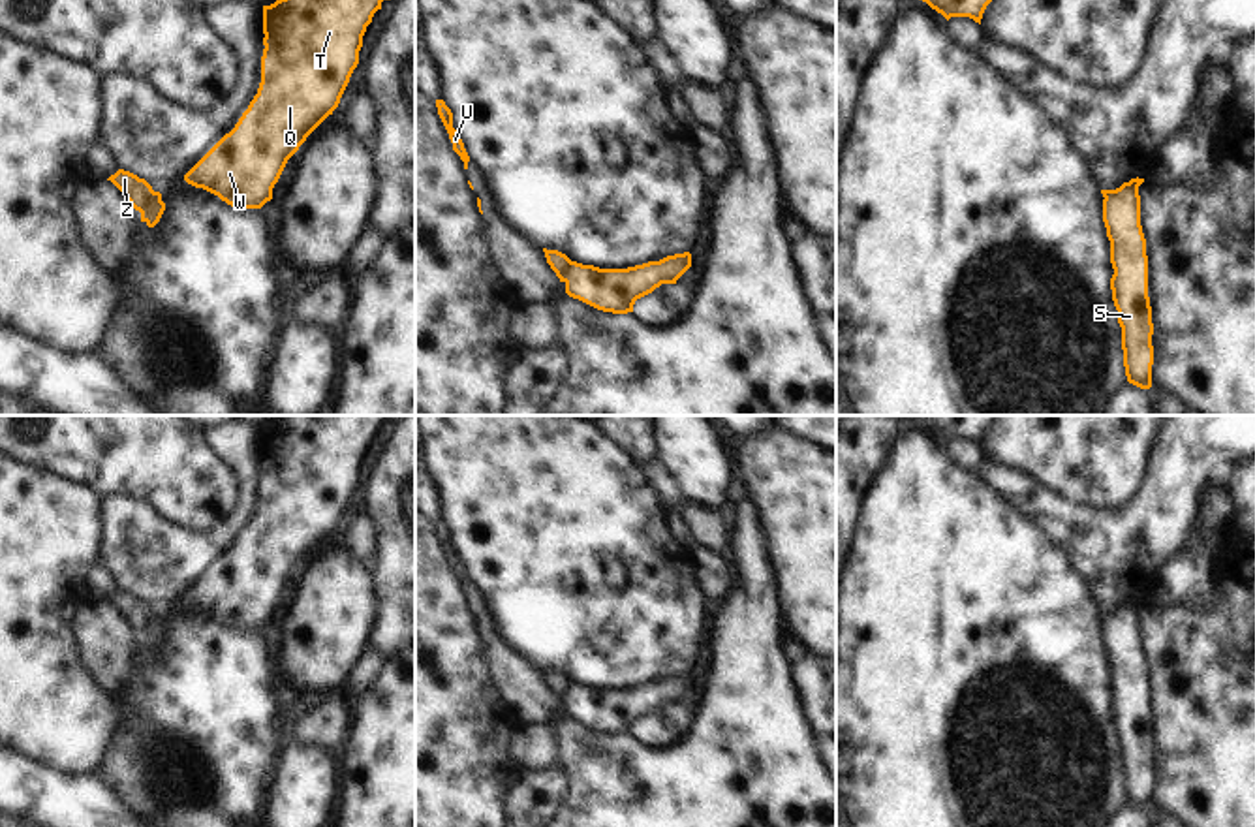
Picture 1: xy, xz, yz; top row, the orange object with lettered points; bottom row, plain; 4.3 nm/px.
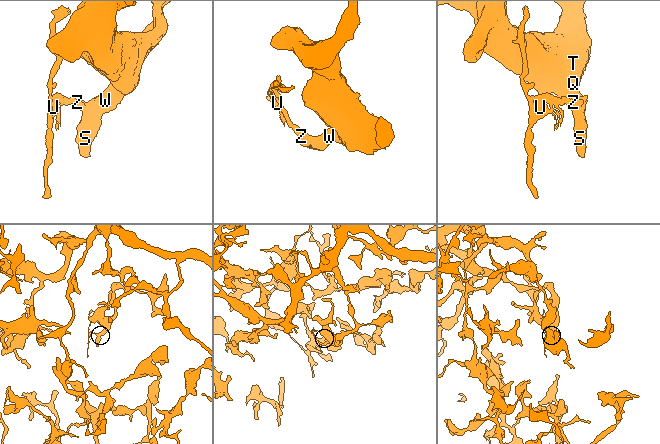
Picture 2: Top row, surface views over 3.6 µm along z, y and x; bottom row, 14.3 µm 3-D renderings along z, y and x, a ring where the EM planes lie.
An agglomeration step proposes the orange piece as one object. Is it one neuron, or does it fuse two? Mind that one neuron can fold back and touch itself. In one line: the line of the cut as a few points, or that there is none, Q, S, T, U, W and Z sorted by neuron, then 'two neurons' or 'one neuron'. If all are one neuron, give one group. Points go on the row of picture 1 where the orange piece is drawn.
cut in xy along (156, 192), (141, 213); Q S T W / U Z; two neurons

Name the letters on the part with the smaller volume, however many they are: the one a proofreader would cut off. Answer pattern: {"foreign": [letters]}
{"foreign": ["U", "Z"]}

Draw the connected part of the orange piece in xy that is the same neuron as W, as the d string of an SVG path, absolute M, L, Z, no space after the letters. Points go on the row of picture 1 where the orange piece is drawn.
M276 0L263 6L263 56L257 94L235 128L225 133L186 175L184 180L203 188L237 209L261 209L272 199L287 160L306 137L338 107L340 98L359 64L363 36L383 0Z

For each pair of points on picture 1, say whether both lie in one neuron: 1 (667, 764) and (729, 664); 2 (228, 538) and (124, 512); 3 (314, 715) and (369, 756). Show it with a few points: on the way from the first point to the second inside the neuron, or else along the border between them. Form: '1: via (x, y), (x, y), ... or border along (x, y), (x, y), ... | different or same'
1: via (694, 745), (729, 709), (729, 690) | same
2: via (201, 544), (156, 544), (151, 538) | same
3: border along (352, 709), (348, 739), (339, 752) | different

